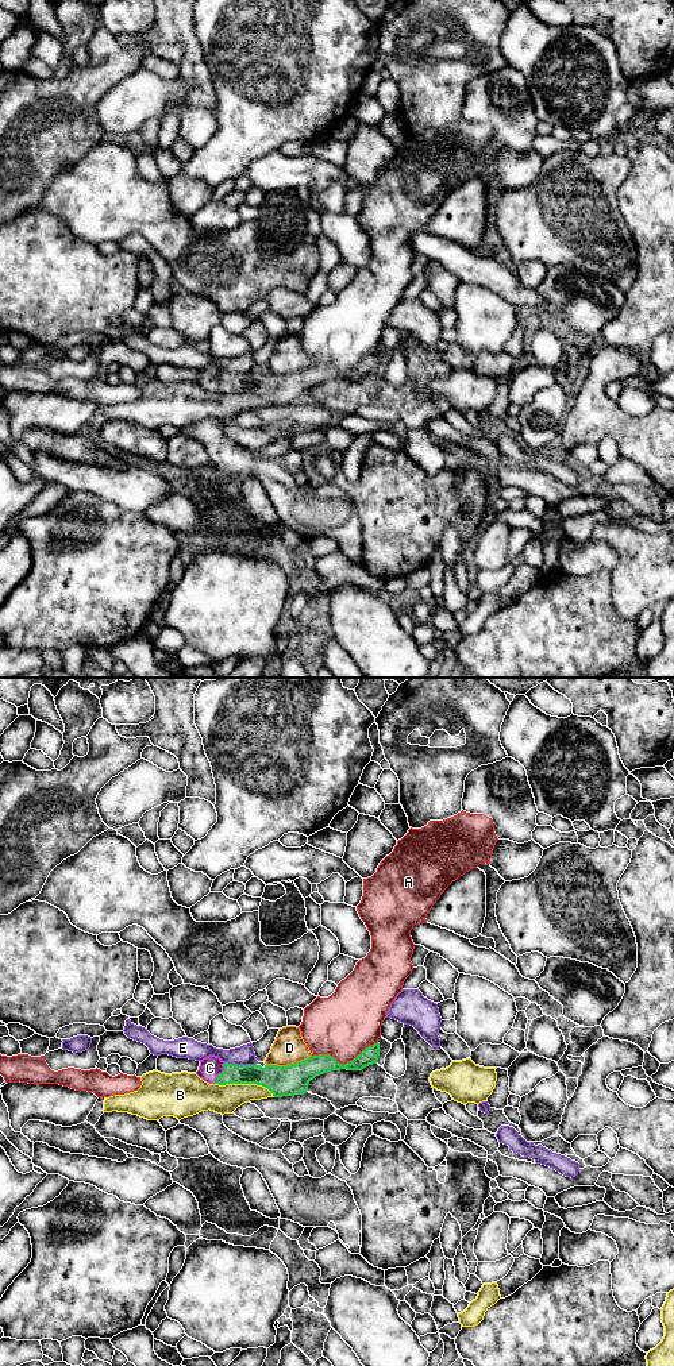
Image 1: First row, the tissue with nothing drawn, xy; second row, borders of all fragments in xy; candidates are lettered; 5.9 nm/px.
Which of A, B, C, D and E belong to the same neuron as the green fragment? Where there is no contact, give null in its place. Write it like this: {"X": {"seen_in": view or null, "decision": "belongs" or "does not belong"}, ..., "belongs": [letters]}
{"A": {"seen_in": "xy", "decision": "does not belong"}, "B": {"seen_in": "xy", "decision": "does not belong"}, "C": {"seen_in": "xy", "decision": "belongs"}, "D": {"seen_in": "xy", "decision": "does not belong"}, "E": {"seen_in": "xy", "decision": "does not belong"}, "belongs": ["C"]}

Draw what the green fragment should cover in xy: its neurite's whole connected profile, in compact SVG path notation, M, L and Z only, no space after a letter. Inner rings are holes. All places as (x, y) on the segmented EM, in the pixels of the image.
M380 1043L366 1047L353 1061L342 1065L330 1054L311 1056L307 1060L286 1065L235 1065L209 1056L200 1061L196 1074L209 1084L257 1084L267 1088L274 1097L301 1095L316 1076L331 1070L362 1070L377 1064Z

